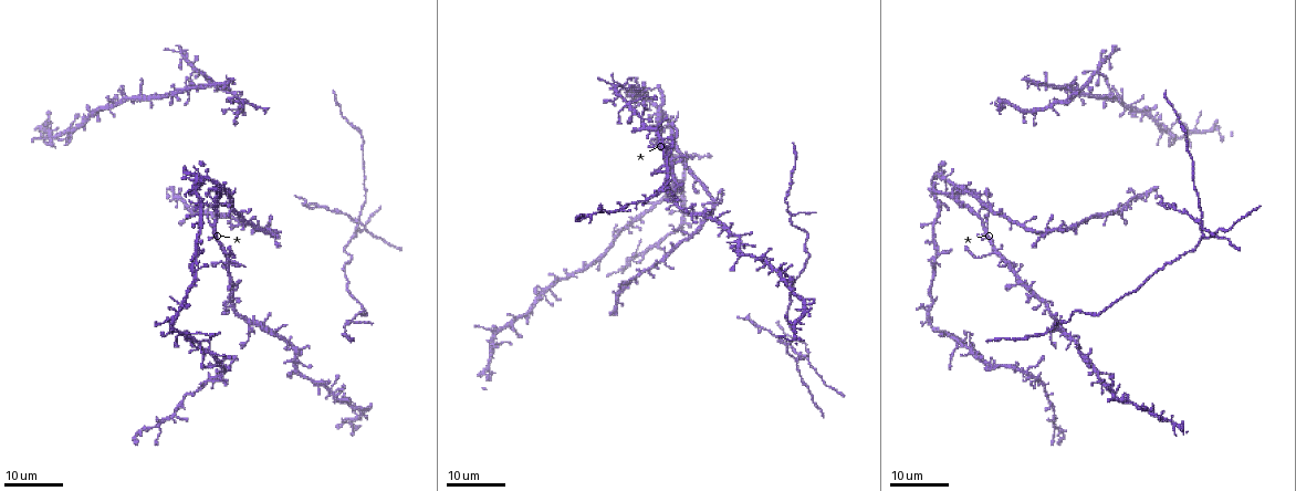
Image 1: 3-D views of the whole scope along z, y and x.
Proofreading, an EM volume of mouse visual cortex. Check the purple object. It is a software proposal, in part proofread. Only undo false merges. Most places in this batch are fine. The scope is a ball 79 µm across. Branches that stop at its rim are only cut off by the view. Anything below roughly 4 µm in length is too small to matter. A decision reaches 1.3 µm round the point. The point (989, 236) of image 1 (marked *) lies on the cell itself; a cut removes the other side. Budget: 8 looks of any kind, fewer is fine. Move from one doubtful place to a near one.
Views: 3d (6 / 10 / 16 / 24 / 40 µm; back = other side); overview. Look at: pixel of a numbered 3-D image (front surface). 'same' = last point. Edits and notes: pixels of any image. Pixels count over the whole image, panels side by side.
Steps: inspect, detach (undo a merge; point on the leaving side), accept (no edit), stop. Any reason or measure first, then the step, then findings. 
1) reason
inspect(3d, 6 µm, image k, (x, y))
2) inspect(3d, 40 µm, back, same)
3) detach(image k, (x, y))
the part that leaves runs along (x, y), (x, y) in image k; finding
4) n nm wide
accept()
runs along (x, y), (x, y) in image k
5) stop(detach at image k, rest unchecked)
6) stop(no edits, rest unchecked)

looks like a crossing
inspect(3d, 24 µm, image 1, (226, 250))

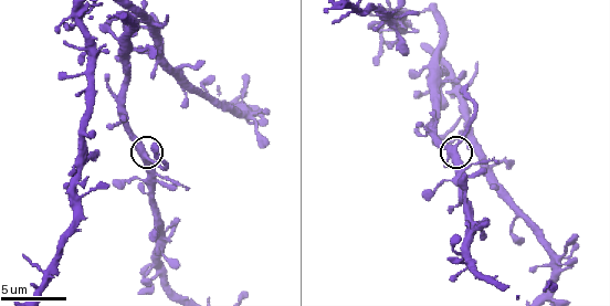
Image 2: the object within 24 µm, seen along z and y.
zoom in
inspect(3d, 6 µm, image 2, (144, 158))

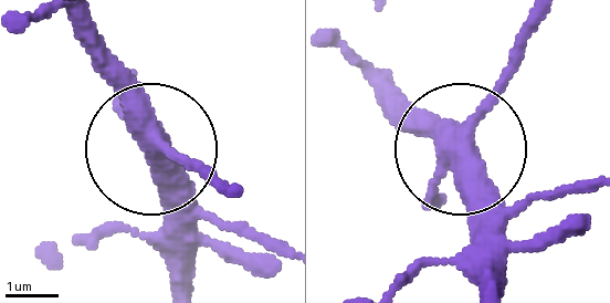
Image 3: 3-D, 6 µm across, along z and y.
accept()
runs along (85, 21), (137, 139), (212, 166) in image 3; all the same cell

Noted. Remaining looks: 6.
looks like a crossing
inspect(3d, 16 µm, image 1, (249, 323))

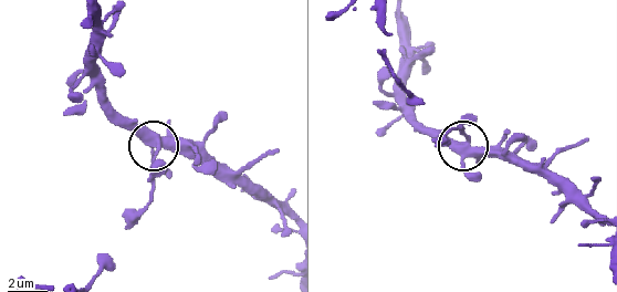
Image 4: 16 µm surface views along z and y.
zoom in
inspect(3d, 10 µm, image 4, (468, 140))

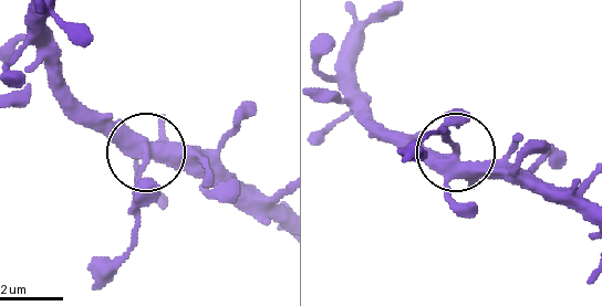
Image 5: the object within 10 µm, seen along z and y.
370 nm wide
accept()
runs along (349, 48), (372, 118), (436, 152), (452, 147), (444, 134) in image 5; one cell here

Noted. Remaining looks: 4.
four or more arms meet
inspect(3d, 16 µm, image 1, (960, 346))

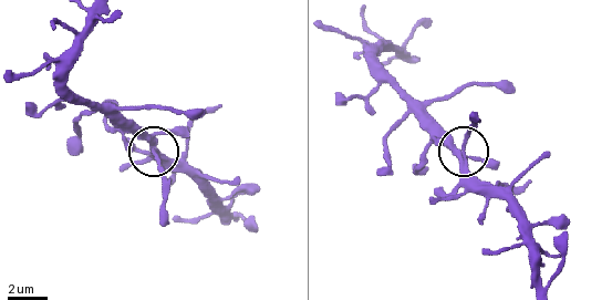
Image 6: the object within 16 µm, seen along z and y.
zoom in
inspect(3d, 10 µm, image 6, (462, 153))

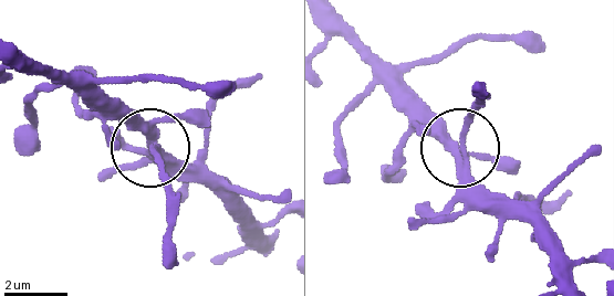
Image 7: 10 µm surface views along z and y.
inspect(3d, 10 µm, back, image 7, (461, 151))

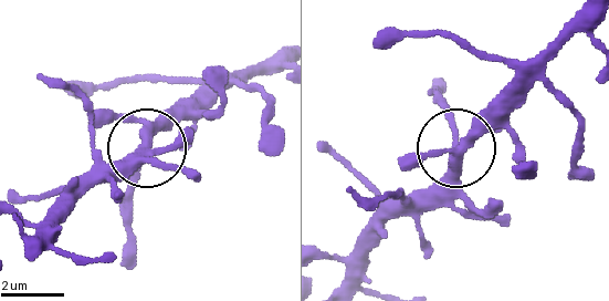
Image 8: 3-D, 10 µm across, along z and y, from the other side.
side arm 5 µm
accept()
continuous, no second cell

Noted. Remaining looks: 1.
stop(no edits, rest unchecked)

